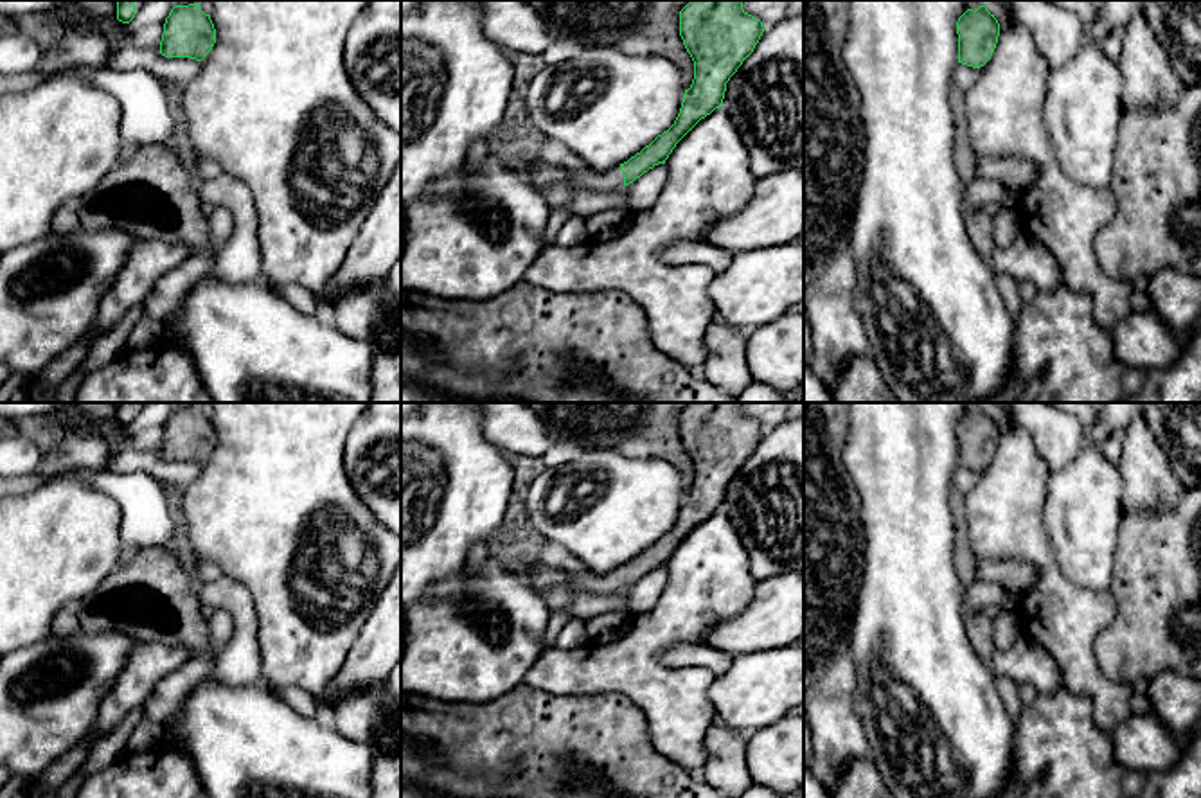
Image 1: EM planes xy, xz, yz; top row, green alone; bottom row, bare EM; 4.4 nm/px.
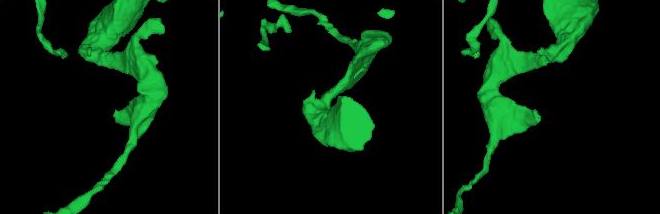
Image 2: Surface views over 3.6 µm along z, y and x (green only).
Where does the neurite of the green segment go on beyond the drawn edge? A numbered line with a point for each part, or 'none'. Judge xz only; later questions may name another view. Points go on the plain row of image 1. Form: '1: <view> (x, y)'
1: xz (585, 583)

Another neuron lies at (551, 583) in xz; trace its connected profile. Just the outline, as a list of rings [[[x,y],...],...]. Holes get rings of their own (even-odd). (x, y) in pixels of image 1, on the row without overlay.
[[[539,561],[534,568],[530,586],[545,598],[552,613],[565,611],[583,622],[615,609],[627,613],[627,588],[609,595],[579,593],[566,586],[565,573],[563,568],[550,568]]]

